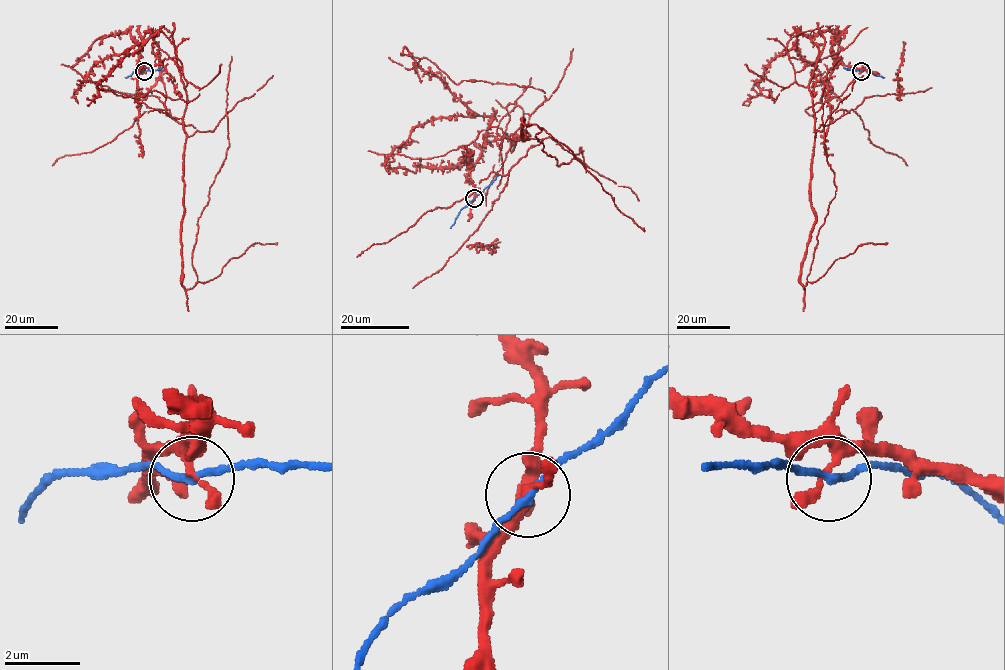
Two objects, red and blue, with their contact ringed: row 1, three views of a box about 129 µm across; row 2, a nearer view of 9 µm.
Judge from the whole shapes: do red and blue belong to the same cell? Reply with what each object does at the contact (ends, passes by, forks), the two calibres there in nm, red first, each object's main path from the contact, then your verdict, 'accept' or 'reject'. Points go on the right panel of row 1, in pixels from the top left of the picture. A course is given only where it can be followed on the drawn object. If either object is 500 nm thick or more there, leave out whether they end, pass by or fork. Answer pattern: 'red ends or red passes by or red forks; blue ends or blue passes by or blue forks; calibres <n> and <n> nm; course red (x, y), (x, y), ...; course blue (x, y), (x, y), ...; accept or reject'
red forks; blue passes by; calibres 190 and 170 nm; course red (861, 71), (832, 33), (798, 34), (830, 83), (805, 110), (804, 289), (836, 190), (821, 95), (841, 56); course blue (861, 71), (869, 70), (885, 77); accept

